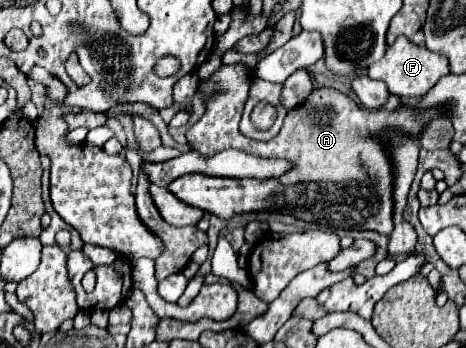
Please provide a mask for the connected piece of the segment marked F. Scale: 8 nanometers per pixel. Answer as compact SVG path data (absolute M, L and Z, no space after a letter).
M400 36L392 46L388 46L386 54L378 62L374 62L374 66L370 66L368 70L368 76L372 80L386 82L390 94L400 98L424 96L440 80L440 76L446 74L450 74L450 70L448 70L448 60L442 54L428 50L426 46L416 46L406 36Z

